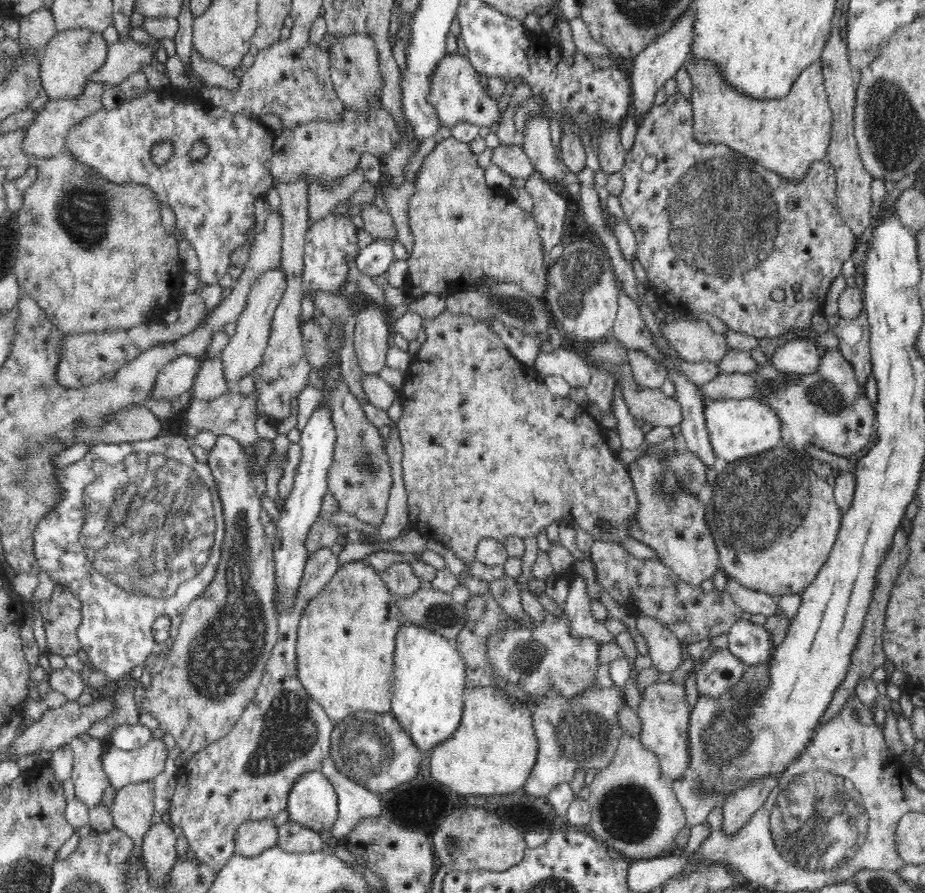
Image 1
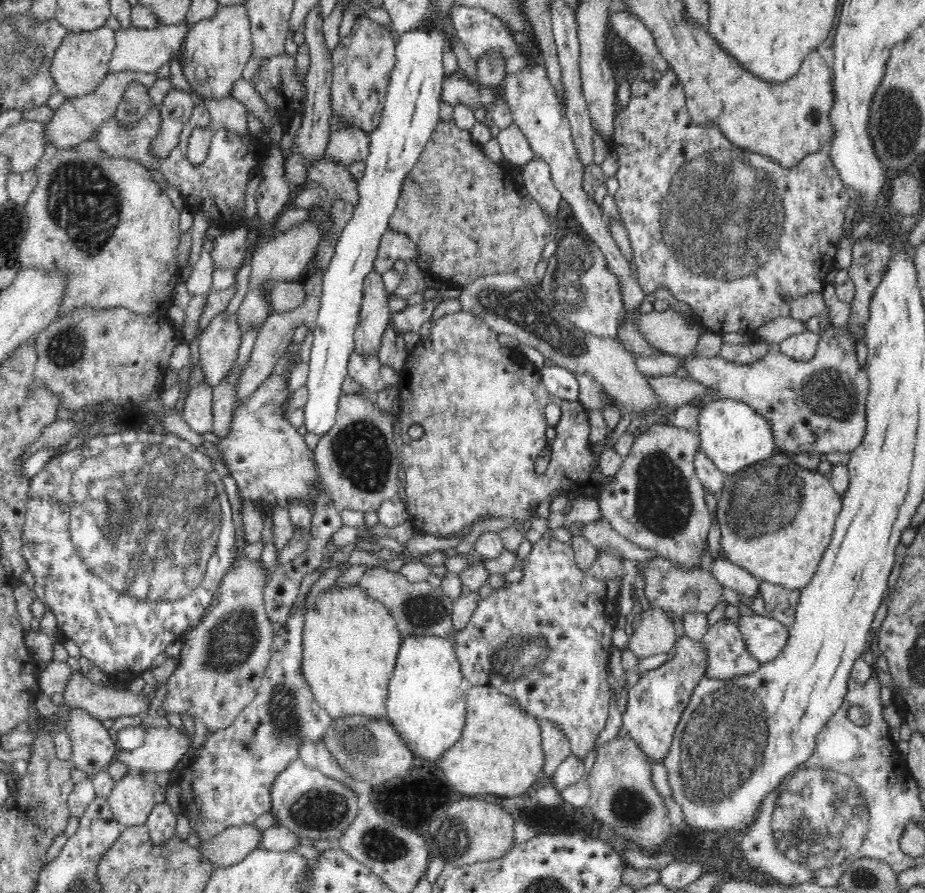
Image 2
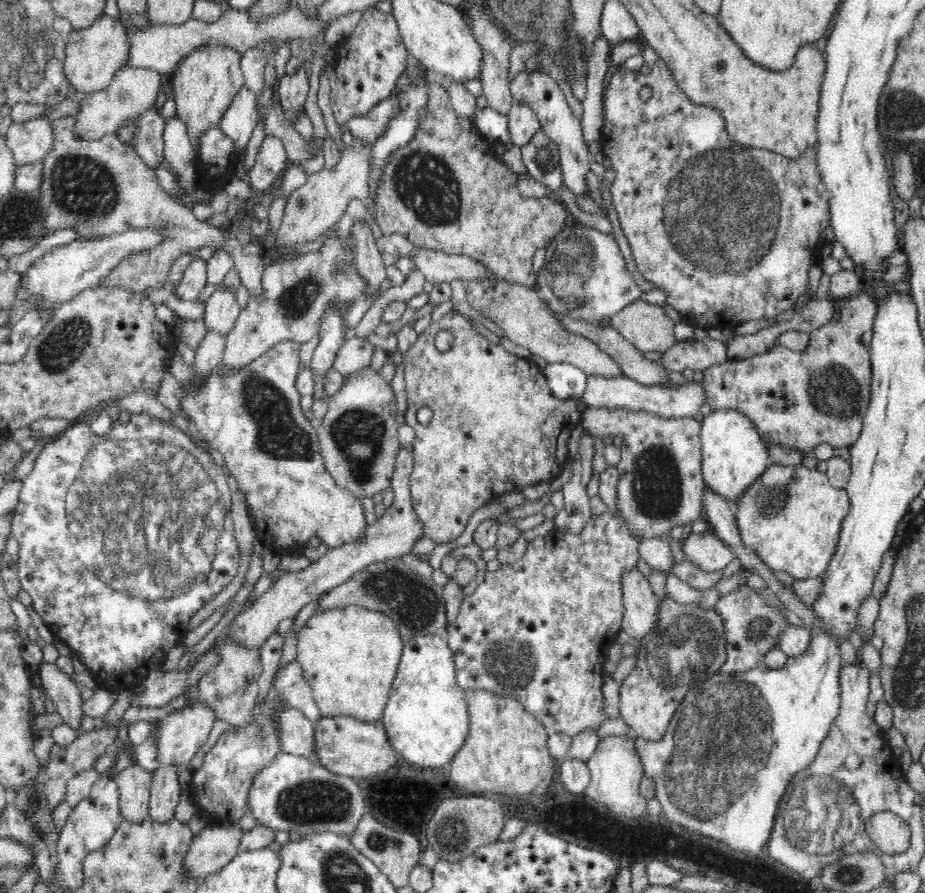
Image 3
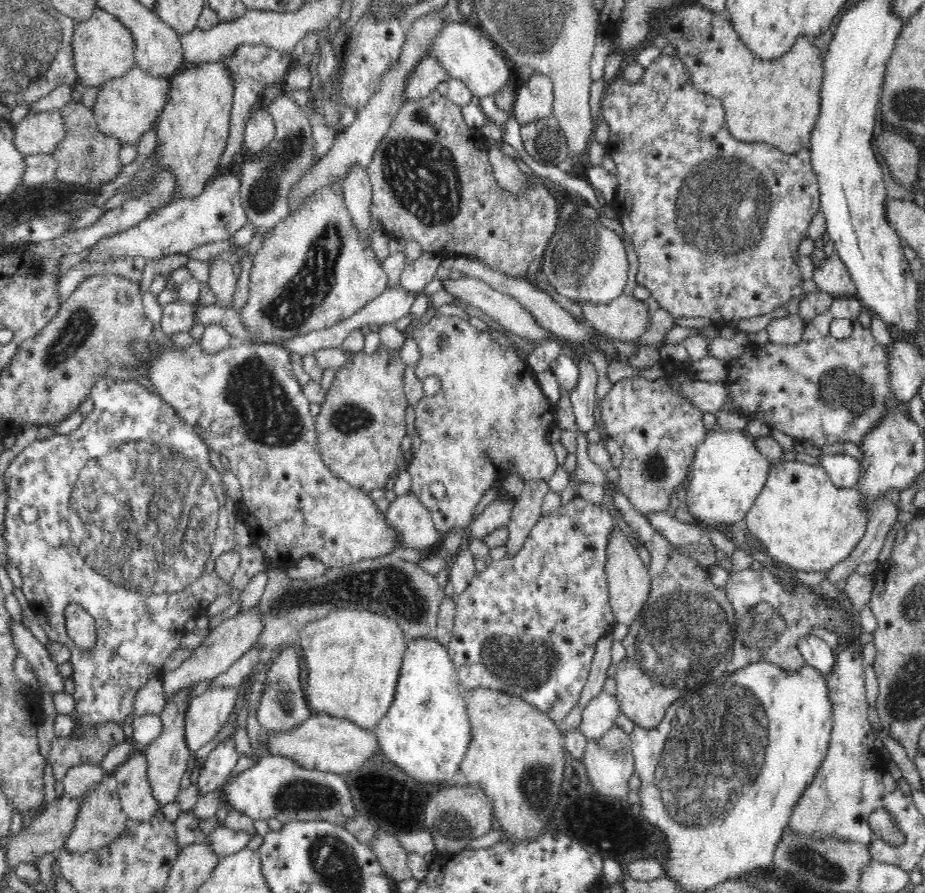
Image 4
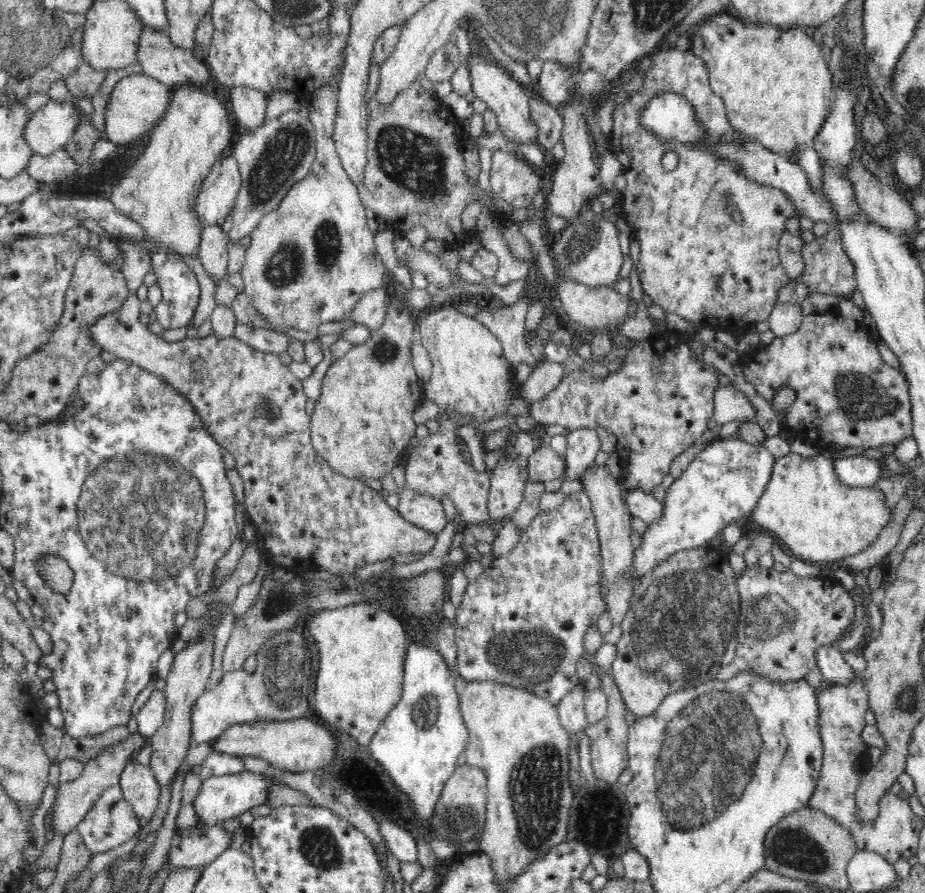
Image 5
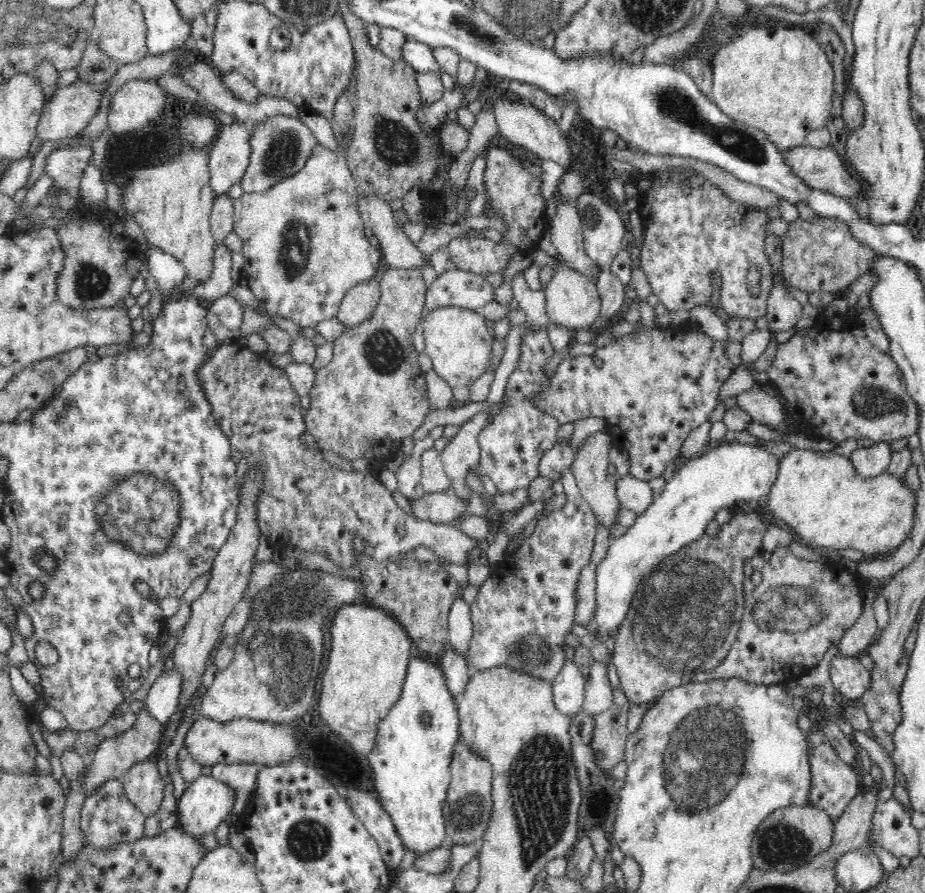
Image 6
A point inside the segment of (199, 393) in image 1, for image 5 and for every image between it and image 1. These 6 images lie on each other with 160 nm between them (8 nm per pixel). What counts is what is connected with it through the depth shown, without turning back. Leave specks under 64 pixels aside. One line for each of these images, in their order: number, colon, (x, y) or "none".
2: (219, 342)
3: (222, 310)
4: (222, 280)
5: (213, 255)

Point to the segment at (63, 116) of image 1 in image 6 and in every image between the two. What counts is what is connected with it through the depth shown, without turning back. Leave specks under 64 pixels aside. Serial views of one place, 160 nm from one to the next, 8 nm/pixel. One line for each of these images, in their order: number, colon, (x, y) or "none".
2: (77, 118)
3: (133, 90)
4: (126, 107)
5: (138, 102)
6: (137, 103)

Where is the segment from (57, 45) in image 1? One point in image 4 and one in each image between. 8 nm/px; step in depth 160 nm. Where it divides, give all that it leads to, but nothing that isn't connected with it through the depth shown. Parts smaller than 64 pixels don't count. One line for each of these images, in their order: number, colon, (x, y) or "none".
2: (80, 64)
3: (93, 56)
4: (103, 49)

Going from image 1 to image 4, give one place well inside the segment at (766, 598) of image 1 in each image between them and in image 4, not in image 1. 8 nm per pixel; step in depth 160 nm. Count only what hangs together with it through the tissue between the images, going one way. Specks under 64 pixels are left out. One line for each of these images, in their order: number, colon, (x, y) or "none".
2: (728, 574)
3: (707, 552)
4: (693, 541)

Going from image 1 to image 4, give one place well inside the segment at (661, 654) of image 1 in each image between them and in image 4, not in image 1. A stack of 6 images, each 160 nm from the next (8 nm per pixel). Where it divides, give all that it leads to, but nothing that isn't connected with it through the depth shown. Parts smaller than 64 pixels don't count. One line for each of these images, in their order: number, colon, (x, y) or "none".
2: (655, 634)
3: (640, 604)
4: (628, 579)

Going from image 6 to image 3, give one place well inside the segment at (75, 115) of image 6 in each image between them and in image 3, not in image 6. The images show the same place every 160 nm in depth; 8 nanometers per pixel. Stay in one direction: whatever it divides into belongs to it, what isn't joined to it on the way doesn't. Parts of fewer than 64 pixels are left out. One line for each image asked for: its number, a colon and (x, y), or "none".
3: (30, 141)
4: (37, 133)
5: (48, 129)

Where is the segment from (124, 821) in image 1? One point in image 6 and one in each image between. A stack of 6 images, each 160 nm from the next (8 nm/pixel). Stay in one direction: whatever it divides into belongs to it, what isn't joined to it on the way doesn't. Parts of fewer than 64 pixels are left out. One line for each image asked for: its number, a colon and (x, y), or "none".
2: (132, 798)
3: (134, 783)
4: (135, 793)
5: (139, 786)
6: (142, 785)

